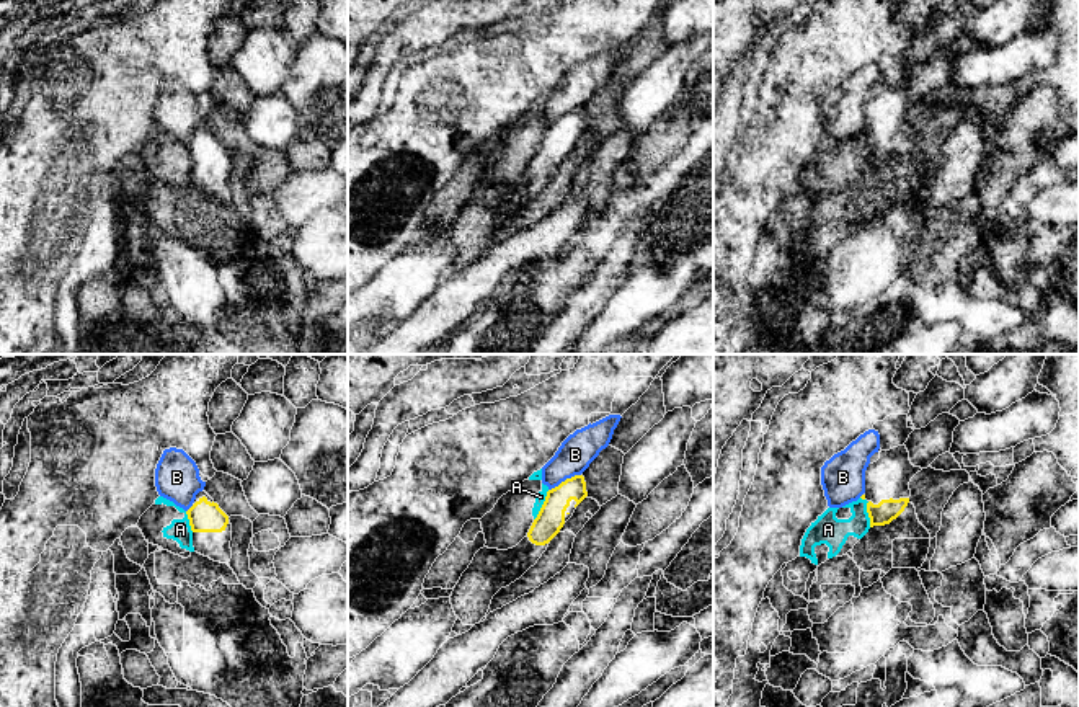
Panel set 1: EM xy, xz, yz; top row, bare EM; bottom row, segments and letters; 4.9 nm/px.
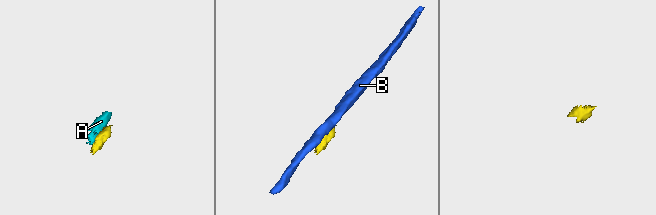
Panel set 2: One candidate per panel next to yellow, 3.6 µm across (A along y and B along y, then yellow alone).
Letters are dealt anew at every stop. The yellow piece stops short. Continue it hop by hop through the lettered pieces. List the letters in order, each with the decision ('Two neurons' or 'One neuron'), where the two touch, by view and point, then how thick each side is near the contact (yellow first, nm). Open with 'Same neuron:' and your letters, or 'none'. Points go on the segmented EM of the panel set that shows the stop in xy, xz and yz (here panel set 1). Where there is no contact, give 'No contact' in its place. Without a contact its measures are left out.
Same neuron: none
A: Two neurons. Touches yellow at xz (542, 505). Thickness 140 nm (yellow) against 50 nm
B: Two neurons. Touches yellow at xz (565, 480). Thickness 140 nm (yellow) against 170 nm

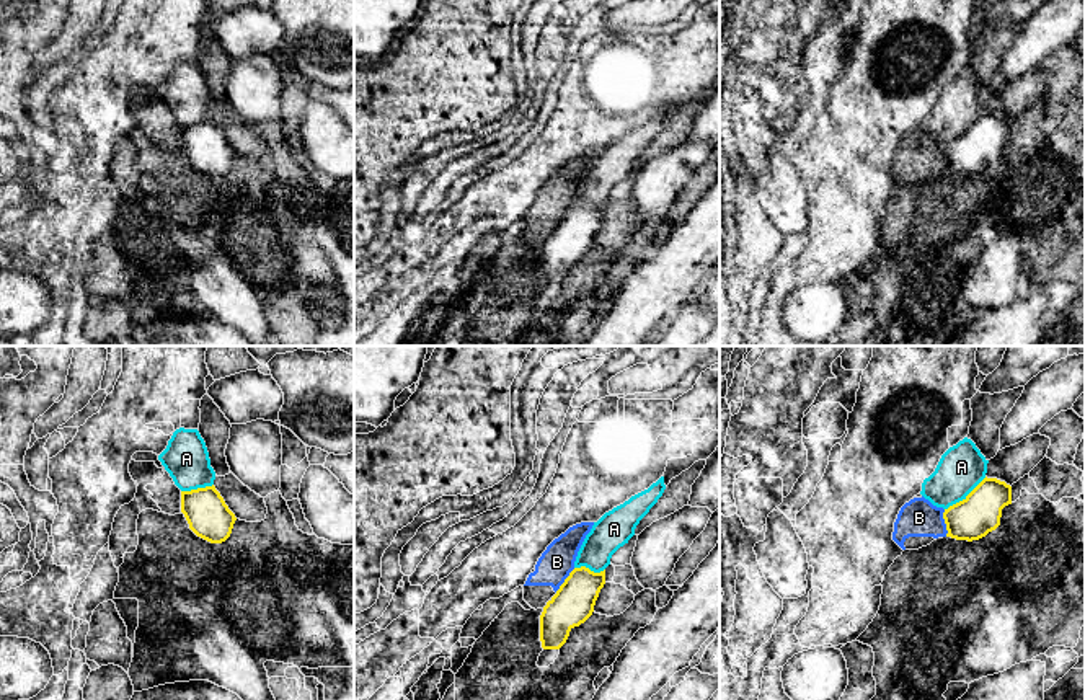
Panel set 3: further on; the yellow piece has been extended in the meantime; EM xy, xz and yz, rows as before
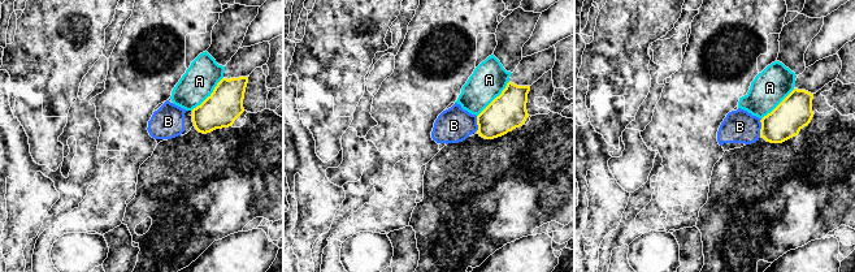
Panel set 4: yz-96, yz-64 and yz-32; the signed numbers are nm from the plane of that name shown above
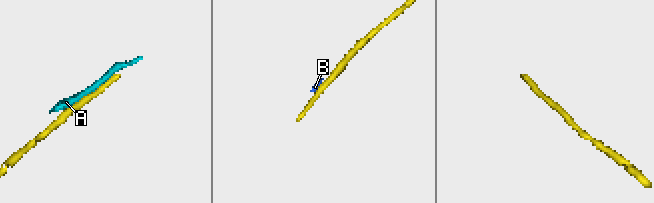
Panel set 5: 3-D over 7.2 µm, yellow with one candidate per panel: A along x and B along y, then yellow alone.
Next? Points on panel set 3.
Same neuron: none
A: Two neurons. Touches yellow at yz (966, 496). Thickness 200 nm (yellow) against 220 nm
B: Two neurons. Touches yellow at yz (945, 522). Thickness 200 nm (yellow) against 190 nm

